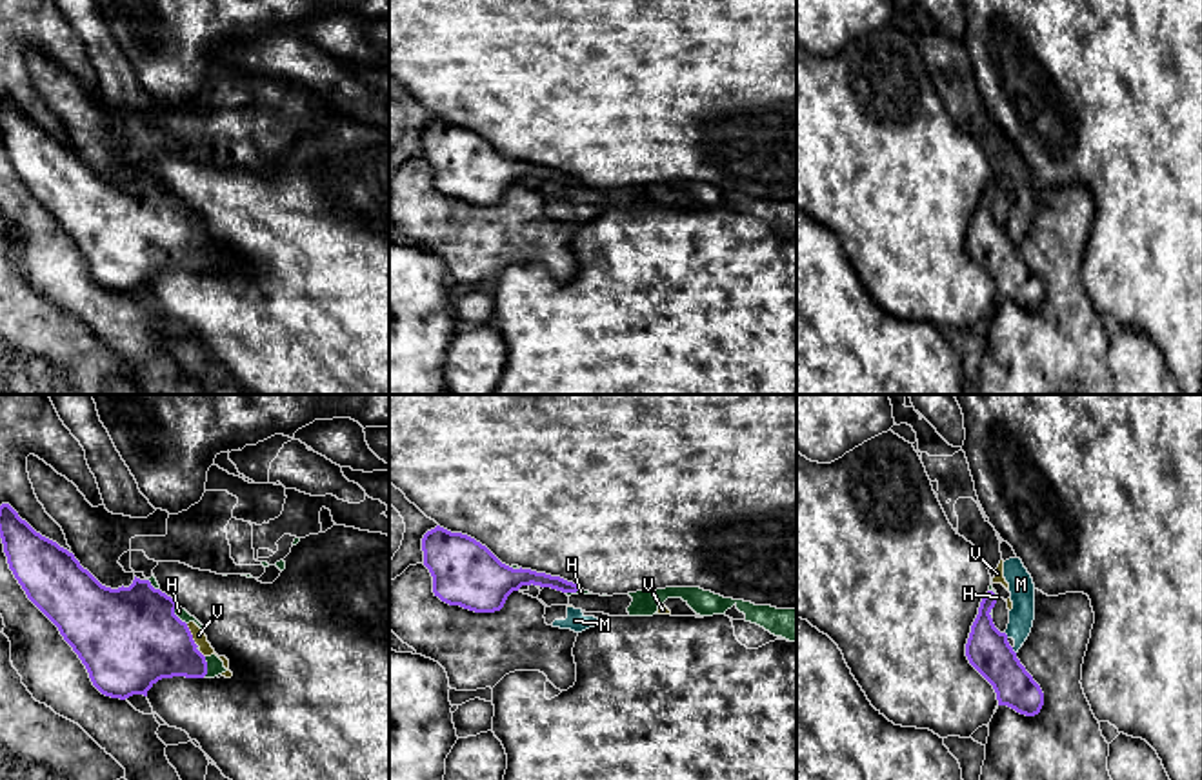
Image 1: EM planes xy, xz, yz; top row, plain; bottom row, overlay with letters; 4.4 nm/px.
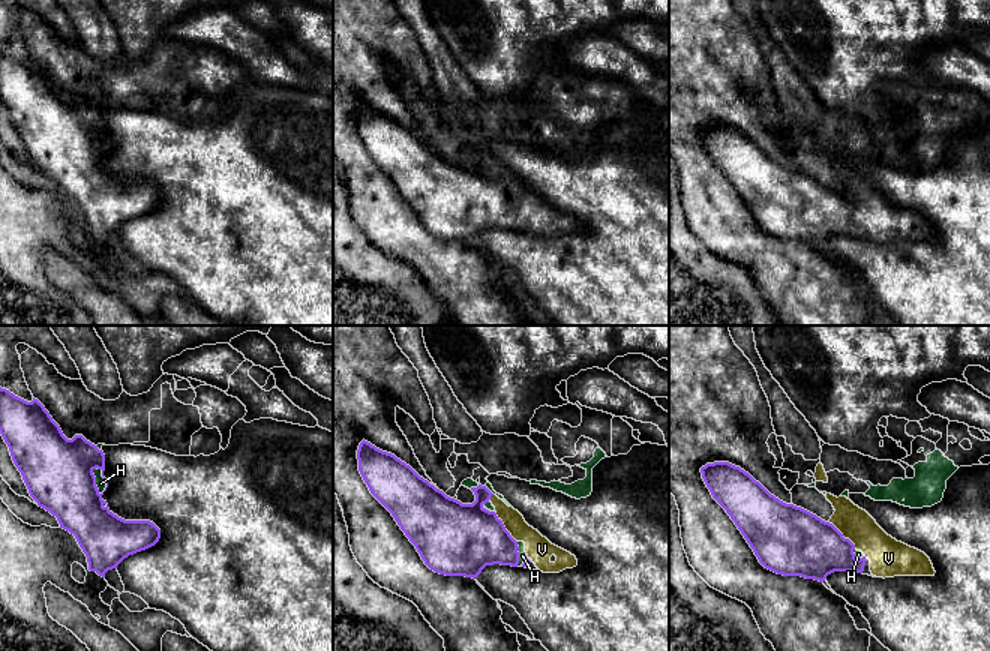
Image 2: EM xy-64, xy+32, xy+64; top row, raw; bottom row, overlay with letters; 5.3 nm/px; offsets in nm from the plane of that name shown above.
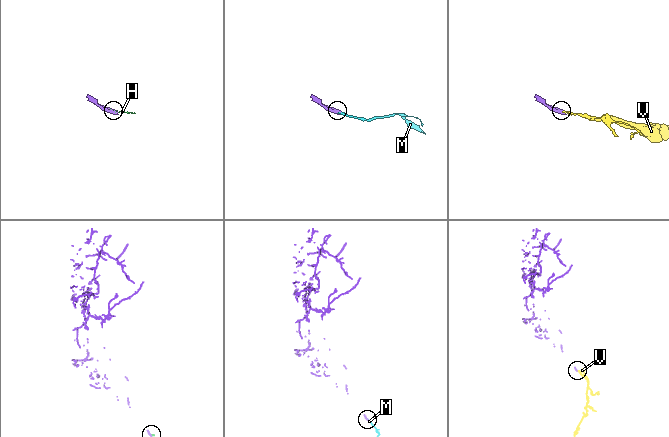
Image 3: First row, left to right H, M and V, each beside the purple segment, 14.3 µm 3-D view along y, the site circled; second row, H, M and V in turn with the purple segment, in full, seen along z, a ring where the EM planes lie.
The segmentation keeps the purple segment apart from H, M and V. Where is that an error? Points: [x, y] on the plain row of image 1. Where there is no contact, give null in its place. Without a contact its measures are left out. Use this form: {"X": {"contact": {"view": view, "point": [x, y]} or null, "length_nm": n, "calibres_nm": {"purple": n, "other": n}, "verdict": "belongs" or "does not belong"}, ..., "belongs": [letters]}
{"H": {"contact": {"view": "xy", "point": [175, 208]}, "length_nm": 100, "calibres_nm": {"purple": 460, "other": 50}, "verdict": "does not belong"}, "M": {"contact": {"view": "yz", "point": [1013, 244]}, "length_nm": 40, "calibres_nm": {"purple": 190, "other": 110}, "verdict": "does not belong"}, "V": {"contact": {"view": "xy", "point": [191, 228]}, "length_nm": 120, "calibres_nm": {"purple": 420, "other": 60}, "verdict": "does not belong"}, "belongs": []}

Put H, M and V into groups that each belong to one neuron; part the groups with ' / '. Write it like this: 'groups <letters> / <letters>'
groups H V / M

